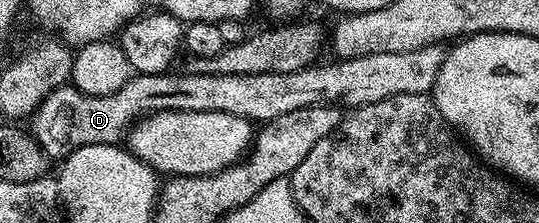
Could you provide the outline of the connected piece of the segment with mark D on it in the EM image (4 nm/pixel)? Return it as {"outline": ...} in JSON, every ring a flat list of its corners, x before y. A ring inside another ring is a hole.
{"outline":[[444,45,415,48,415,52,379,52,364,54,358,58,342,58,332,60,326,66,314,64,299,72,267,72,266,74,190,74,188,72,170,72,167,74,138,74,119,88,119,92,111,92,107,96,91,96,84,94,72,84,60,86,32,115,31,133,51,160,64,160,71,152,84,146,103,144,116,146,126,137,127,129,147,114,158,114,163,110,183,110,185,112,227,112,240,118,248,118,250,123,264,124,279,116,287,116,287,112,299,112,299,108,312,106,336,106,338,108,356,108,375,104,379,100,387,100,400,94,429,94,435,80,439,76,439,68,447,53]]}

